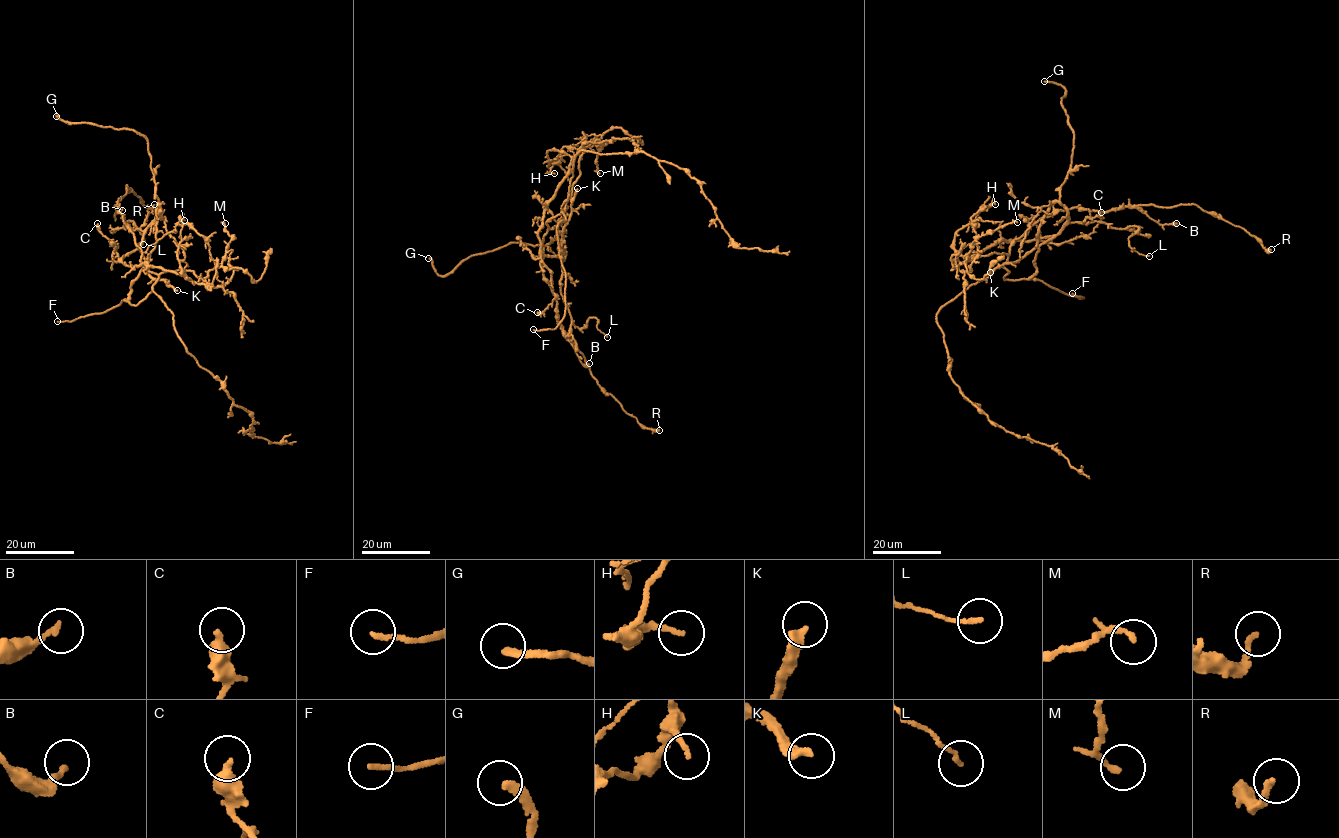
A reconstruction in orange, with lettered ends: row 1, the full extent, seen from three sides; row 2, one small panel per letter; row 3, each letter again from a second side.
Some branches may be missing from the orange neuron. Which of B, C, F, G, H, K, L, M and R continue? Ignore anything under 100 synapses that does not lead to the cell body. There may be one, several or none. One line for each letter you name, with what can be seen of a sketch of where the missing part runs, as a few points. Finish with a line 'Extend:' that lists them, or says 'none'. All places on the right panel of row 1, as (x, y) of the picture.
G: missing branch runs (1044, 81), (1022, 79), (1011, 66), (1008, 52), (1017, 37), (1015, 24), (1018, 23)
K: missing branch runs (990, 272), (969, 282), (948, 315), (954, 366), (1077, 440), (1094, 442), (1104, 431)
Extend: F, G, K

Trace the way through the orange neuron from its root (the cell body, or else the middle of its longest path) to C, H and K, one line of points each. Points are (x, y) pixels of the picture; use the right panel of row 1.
C: (1000, 266), (1005, 280), (1027, 278), (1053, 236), (1040, 237), (1089, 236), (1101, 212)
H: (1000, 266), (1007, 258), (1003, 253), (967, 258), (976, 240), (971, 217), (992, 201), (995, 204)
K: (1000, 266), (1009, 271), (1005, 280), (1027, 278), (1036, 271), (1038, 250), (990, 272)

